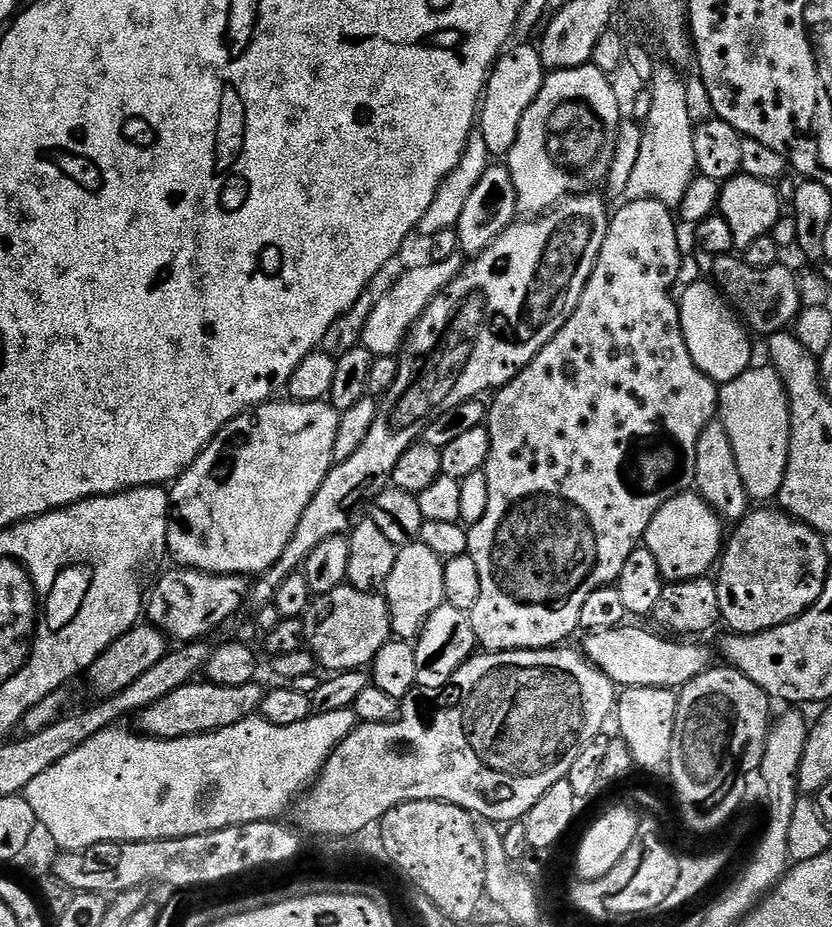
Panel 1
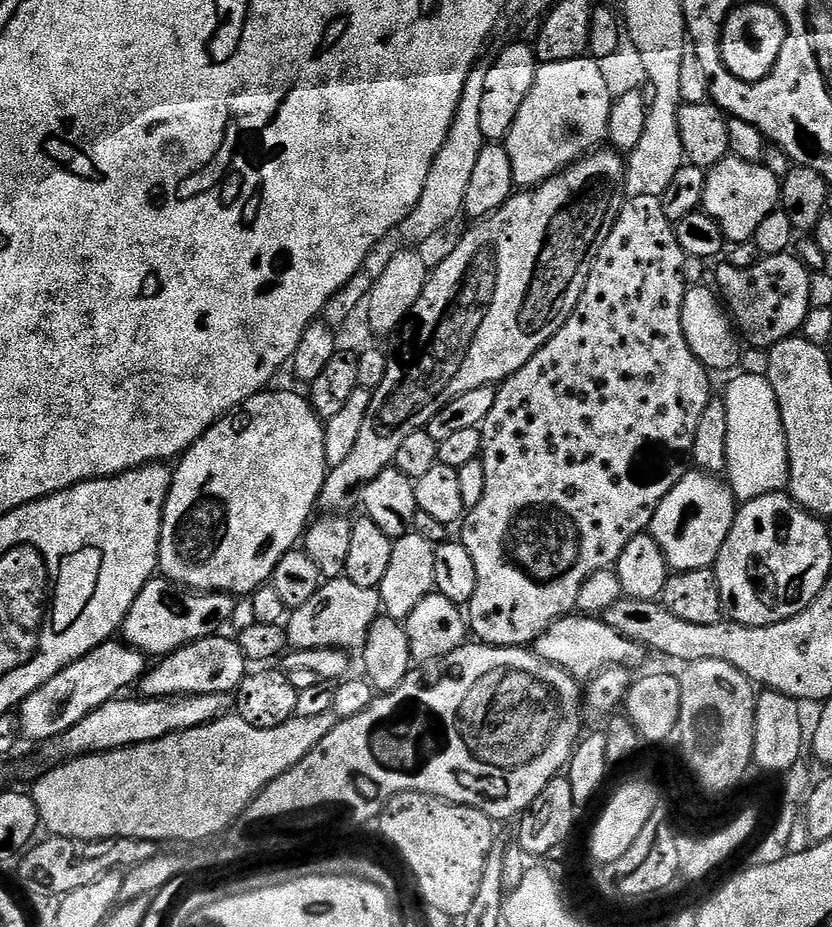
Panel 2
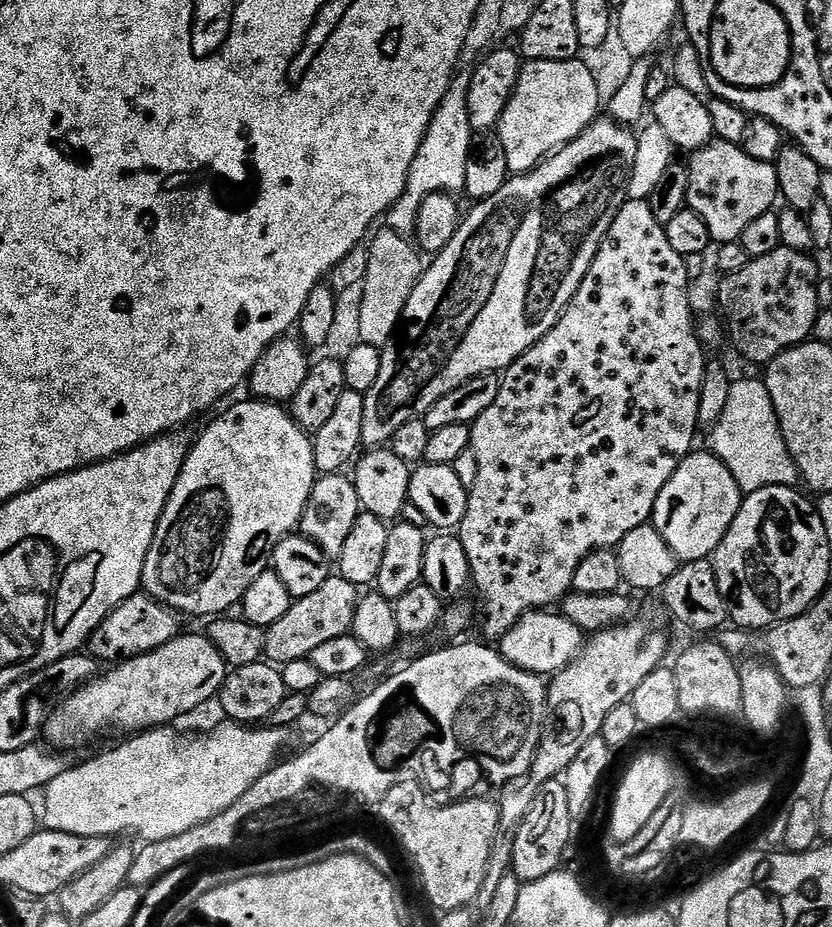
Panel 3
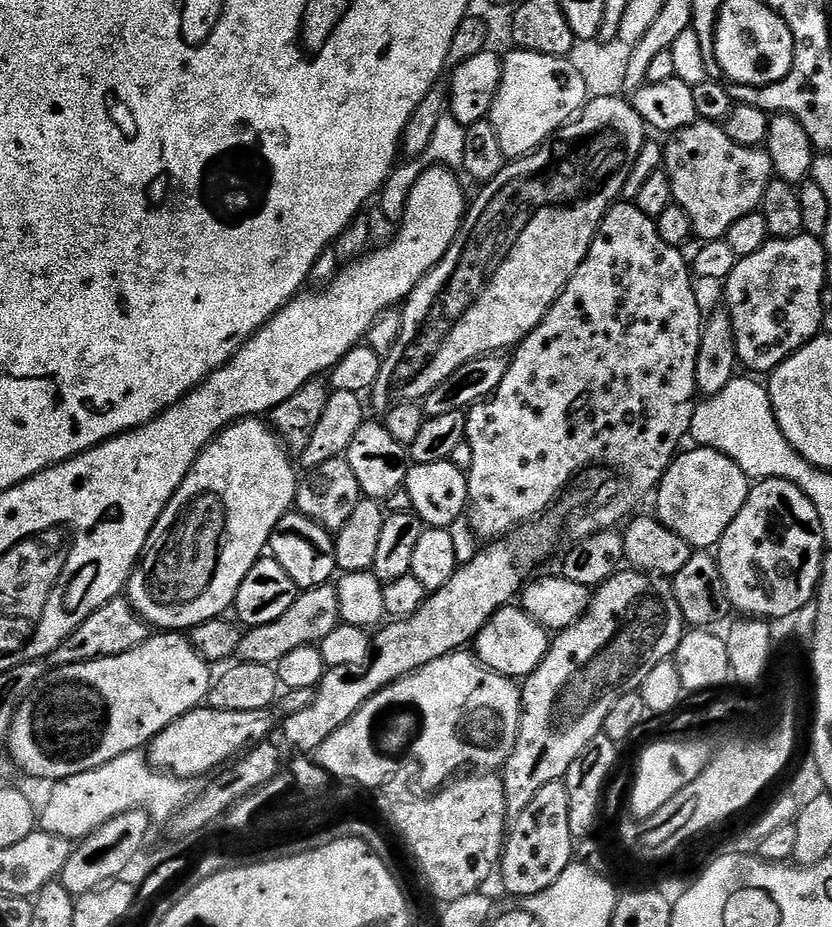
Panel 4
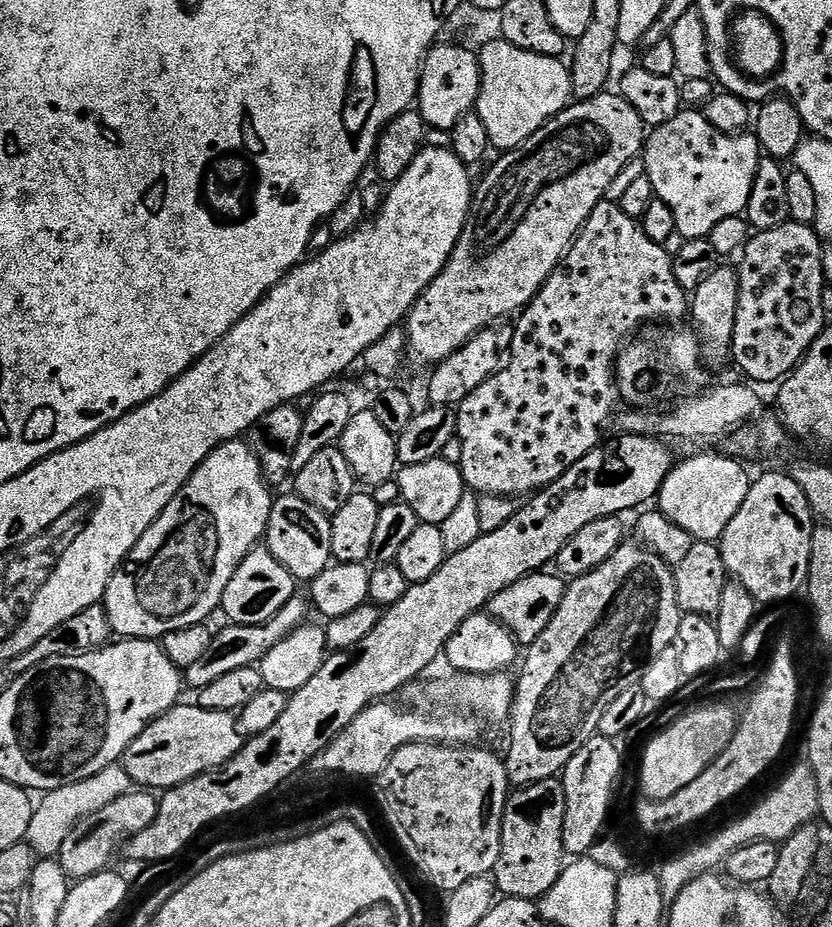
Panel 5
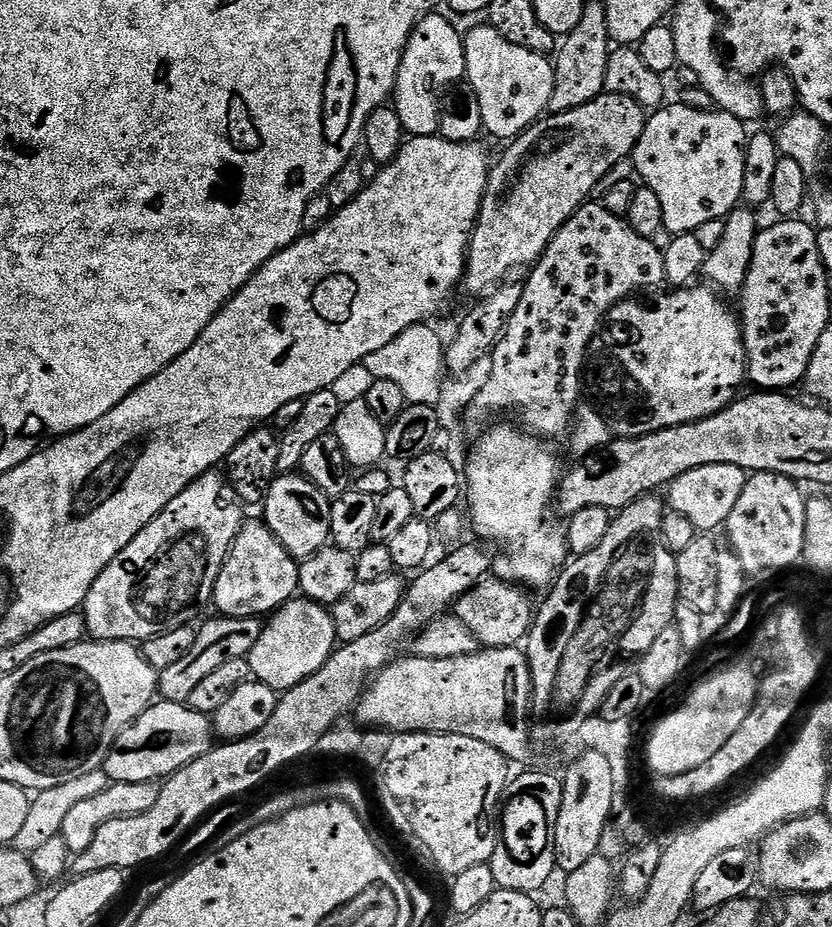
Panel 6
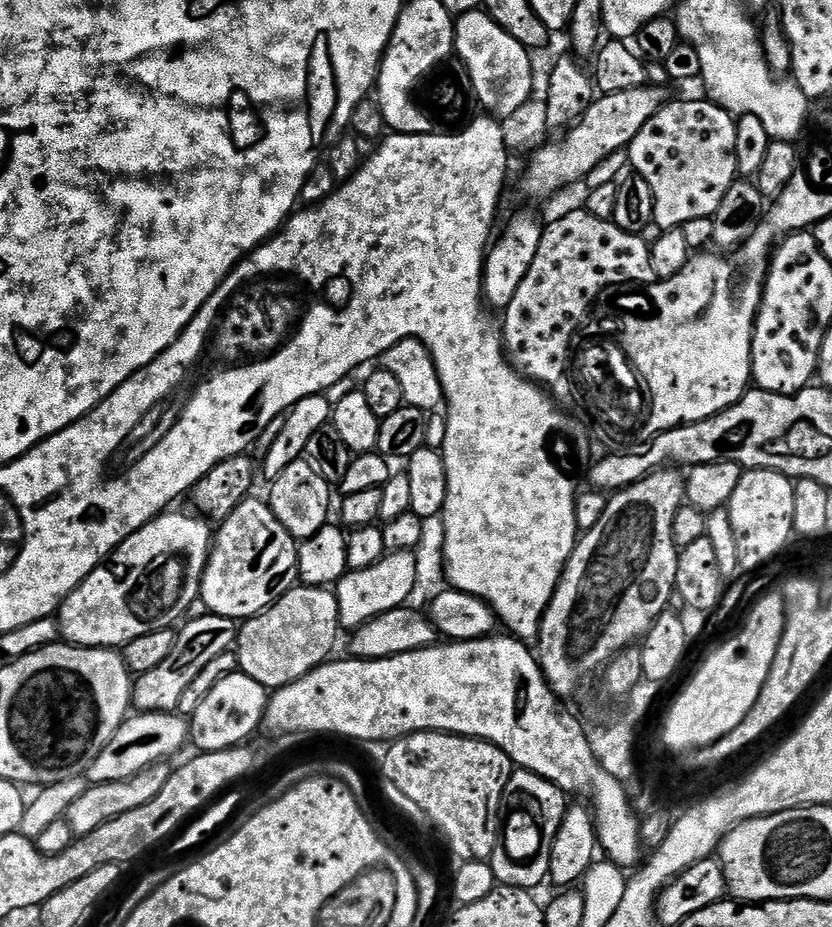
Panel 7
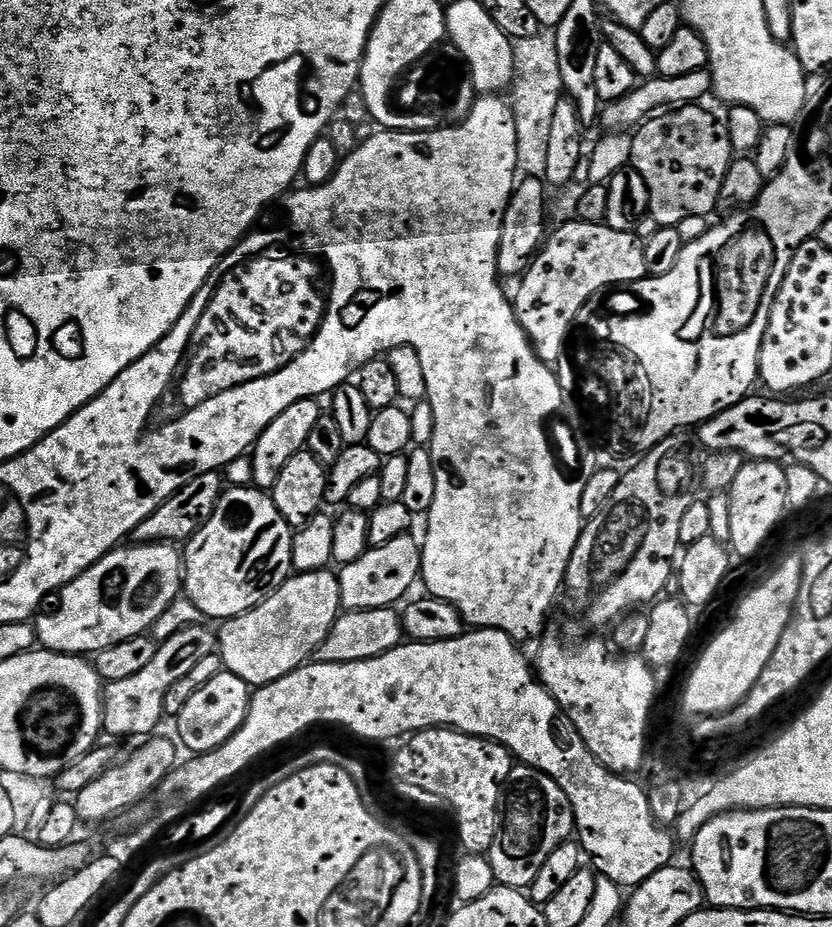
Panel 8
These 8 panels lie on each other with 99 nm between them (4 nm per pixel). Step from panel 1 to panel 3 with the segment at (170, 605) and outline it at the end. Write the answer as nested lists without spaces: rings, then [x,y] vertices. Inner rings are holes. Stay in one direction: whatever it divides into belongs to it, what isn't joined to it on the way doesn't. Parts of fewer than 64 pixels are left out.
[[[137,594],[126,598],[124,604],[118,605],[114,611],[94,630],[90,641],[90,652],[97,661],[112,660],[108,662],[123,662],[132,660],[135,656],[146,654],[150,650],[158,650],[166,646],[175,636],[181,635],[181,613],[173,608],[167,608],[152,596]]]

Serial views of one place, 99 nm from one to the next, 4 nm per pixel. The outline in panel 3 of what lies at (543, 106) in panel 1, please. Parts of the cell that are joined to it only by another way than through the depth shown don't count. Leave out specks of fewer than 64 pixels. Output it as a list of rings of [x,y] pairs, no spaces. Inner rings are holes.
[[[577,58],[575,60],[563,60],[562,62],[542,62],[541,60],[527,61],[521,67],[520,77],[516,83],[516,90],[498,125],[498,135],[502,142],[502,147],[506,150],[506,160],[508,162],[509,173],[519,174],[521,172],[528,172],[532,168],[536,168],[542,161],[548,159],[553,152],[557,152],[560,148],[565,148],[570,142],[574,142],[574,138],[578,138],[584,130],[586,130],[596,119],[601,115],[602,101],[598,92],[598,82],[594,80],[594,74],[590,74],[590,70],[584,65],[583,59]]]

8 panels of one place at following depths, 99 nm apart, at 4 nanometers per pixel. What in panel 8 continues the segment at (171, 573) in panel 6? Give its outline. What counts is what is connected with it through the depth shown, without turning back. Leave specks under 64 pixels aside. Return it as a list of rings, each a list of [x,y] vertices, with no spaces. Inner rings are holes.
[[[133,543],[132,548],[124,547],[113,548],[97,564],[64,585],[55,597],[56,608],[45,607],[35,617],[36,643],[43,651],[84,656],[118,646],[126,638],[152,630],[168,608],[181,599],[184,557],[175,543]]]

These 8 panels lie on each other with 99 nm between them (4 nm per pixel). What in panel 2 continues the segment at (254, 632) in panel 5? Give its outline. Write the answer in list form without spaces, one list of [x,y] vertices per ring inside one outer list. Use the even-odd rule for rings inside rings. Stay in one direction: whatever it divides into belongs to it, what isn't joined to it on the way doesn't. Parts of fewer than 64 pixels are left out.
[[[346,578],[321,583],[319,590],[301,608],[291,609],[286,620],[289,645],[293,649],[315,648],[363,649],[370,626],[381,615],[380,593],[366,586],[354,586]]]

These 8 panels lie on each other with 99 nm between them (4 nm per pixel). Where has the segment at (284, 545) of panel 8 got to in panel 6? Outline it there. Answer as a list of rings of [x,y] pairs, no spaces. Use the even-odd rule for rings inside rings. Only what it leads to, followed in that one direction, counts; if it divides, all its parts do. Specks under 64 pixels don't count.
[[[249,519],[232,543],[230,554],[218,574],[214,608],[226,616],[267,617],[297,595],[300,569],[297,561],[274,538],[267,524]]]

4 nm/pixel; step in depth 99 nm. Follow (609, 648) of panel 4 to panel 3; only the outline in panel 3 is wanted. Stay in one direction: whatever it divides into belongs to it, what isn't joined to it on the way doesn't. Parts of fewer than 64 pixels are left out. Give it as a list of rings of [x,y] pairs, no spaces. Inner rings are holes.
[[[648,612],[645,616],[633,615],[623,624],[617,624],[615,628],[607,628],[604,632],[595,633],[585,643],[580,654],[575,656],[561,672],[557,672],[555,676],[551,677],[548,684],[548,711],[551,719],[556,719],[556,732],[549,731],[540,741],[540,750],[537,752],[532,768],[528,771],[526,777],[528,788],[523,788],[525,785],[521,781],[512,780],[509,784],[505,784],[499,793],[500,821],[490,850],[490,862],[486,866],[486,878],[482,882],[482,890],[478,897],[478,904],[481,904],[481,909],[487,910],[502,882],[502,878],[506,878],[512,872],[514,838],[518,838],[518,830],[522,830],[522,822],[526,818],[526,814],[530,814],[530,806],[534,802],[536,791],[546,782],[557,779],[563,774],[578,754],[578,750],[582,750],[582,746],[586,746],[586,742],[590,742],[590,738],[599,736],[602,730],[602,722],[606,722],[606,714],[610,714],[610,710],[614,710],[614,706],[631,701],[634,690],[638,690],[642,678],[646,678],[646,674],[650,674],[654,669],[665,663],[664,655],[668,652],[667,624],[670,624],[670,620],[664,614],[655,616],[654,613]]]

